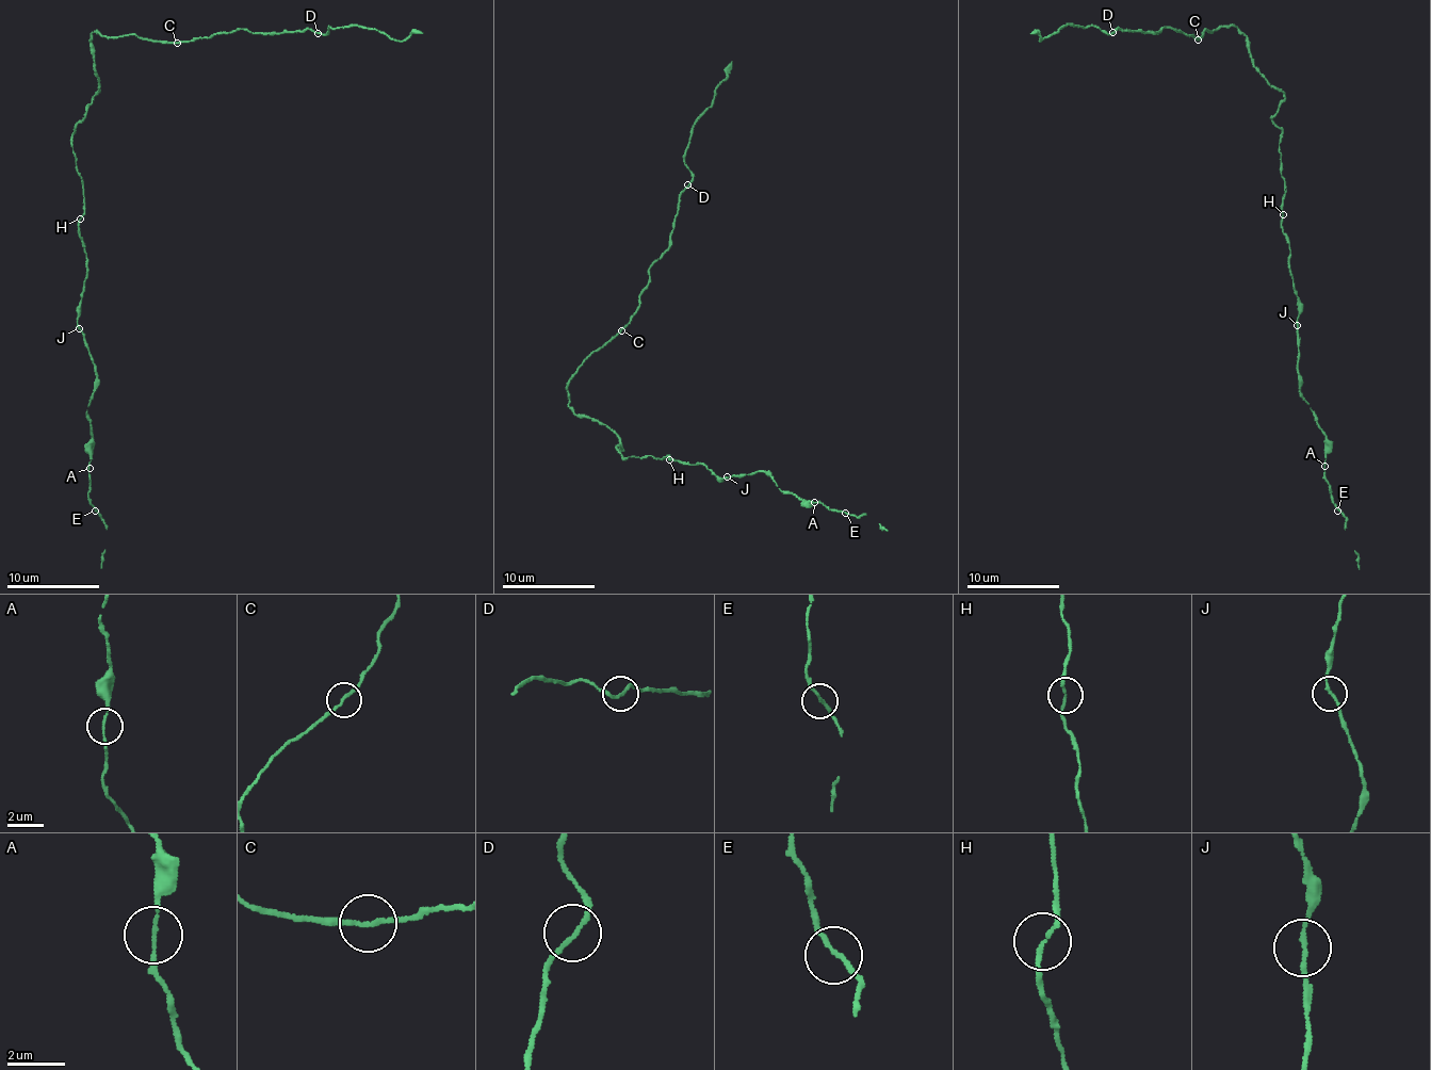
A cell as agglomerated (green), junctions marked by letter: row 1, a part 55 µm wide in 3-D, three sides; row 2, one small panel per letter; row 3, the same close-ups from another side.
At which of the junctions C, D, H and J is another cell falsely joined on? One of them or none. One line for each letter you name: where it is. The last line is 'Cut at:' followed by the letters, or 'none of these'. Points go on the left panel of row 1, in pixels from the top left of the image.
Cut at: none of these

